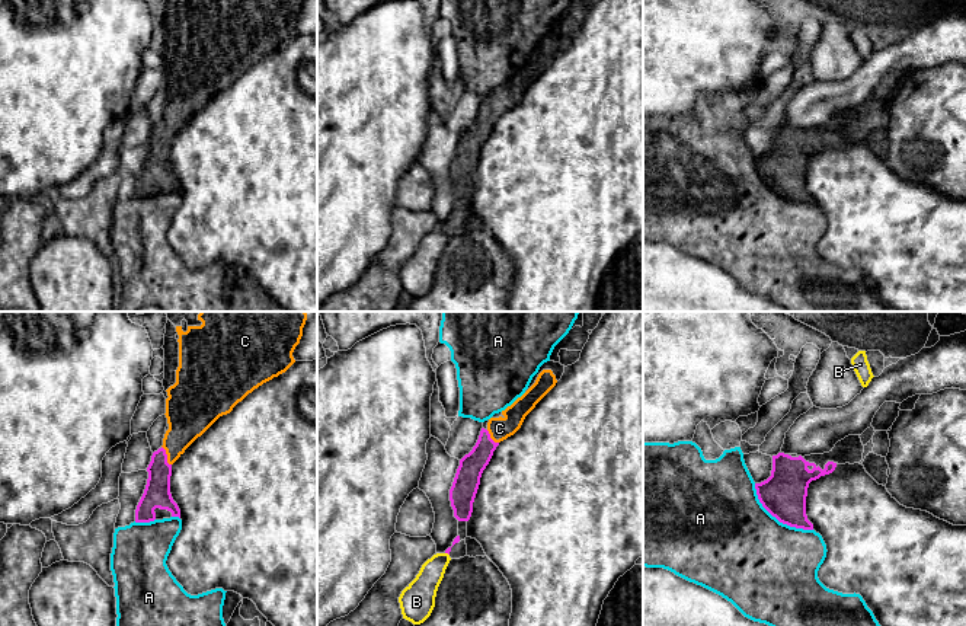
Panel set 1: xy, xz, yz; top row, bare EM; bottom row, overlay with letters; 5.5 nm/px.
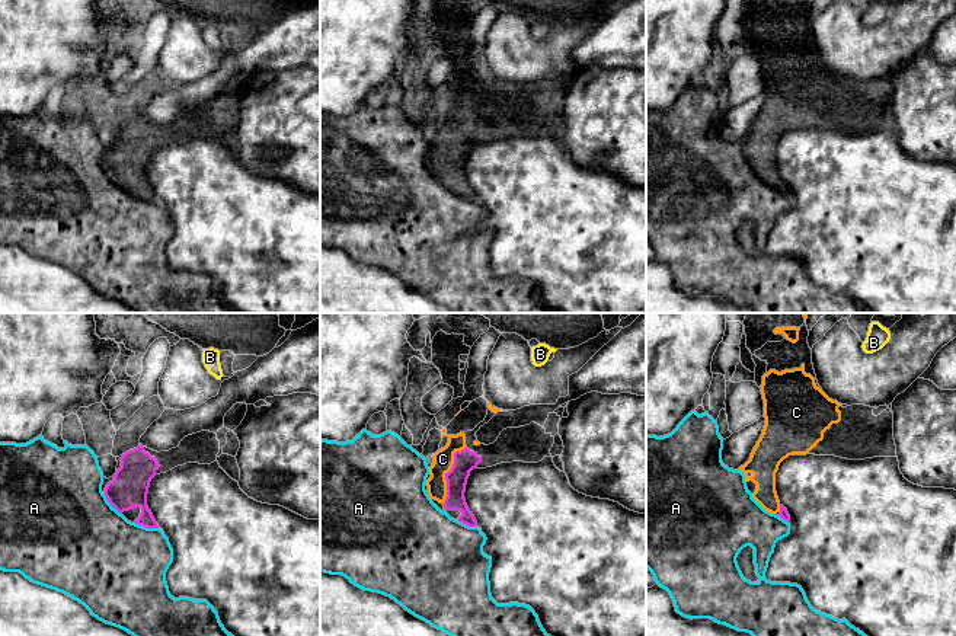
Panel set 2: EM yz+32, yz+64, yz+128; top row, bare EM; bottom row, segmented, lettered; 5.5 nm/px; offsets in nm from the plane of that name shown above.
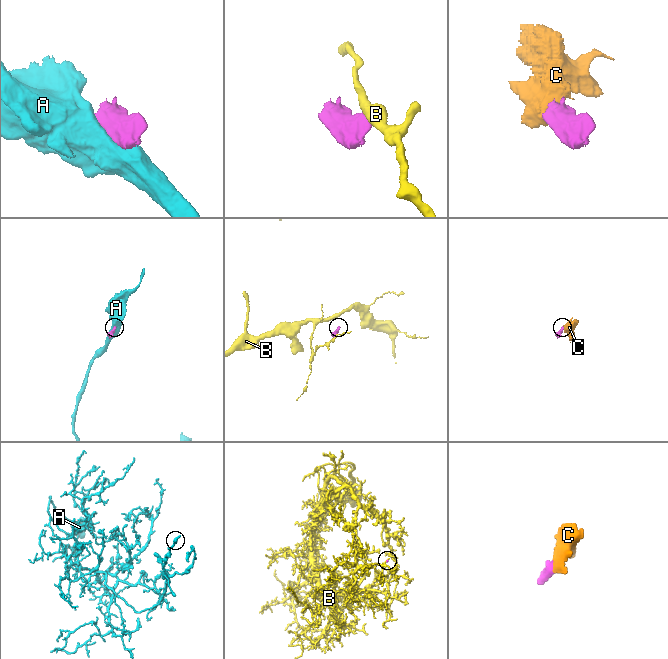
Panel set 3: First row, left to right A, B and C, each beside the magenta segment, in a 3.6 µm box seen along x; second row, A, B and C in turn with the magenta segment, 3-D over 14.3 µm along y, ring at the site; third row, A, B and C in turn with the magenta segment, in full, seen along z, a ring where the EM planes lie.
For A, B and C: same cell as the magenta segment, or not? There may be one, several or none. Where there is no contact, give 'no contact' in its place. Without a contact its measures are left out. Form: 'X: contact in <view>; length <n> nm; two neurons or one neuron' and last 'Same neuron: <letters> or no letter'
A: contact in yz; length 420 nm; two neurons
B: contact in xz; length 30 nm; two neurons
C: contact in xy; length 120 nm; one neuron
Same neuron: C

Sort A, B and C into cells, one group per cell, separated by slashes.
A / B / C

